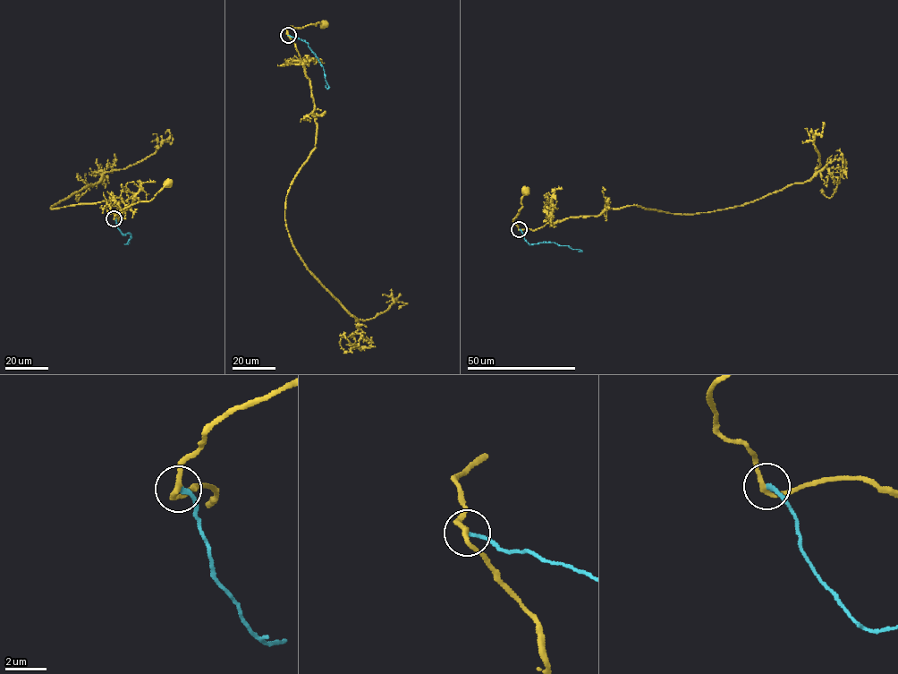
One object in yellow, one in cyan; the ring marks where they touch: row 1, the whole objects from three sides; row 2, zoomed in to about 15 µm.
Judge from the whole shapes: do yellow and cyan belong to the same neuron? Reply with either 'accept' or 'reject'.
reject

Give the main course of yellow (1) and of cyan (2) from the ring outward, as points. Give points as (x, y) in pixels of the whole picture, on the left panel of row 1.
1: (114, 218), (123, 209), (150, 201), (167, 183)
2: (114, 218), (123, 234), (131, 234), (128, 243), (124, 244)

